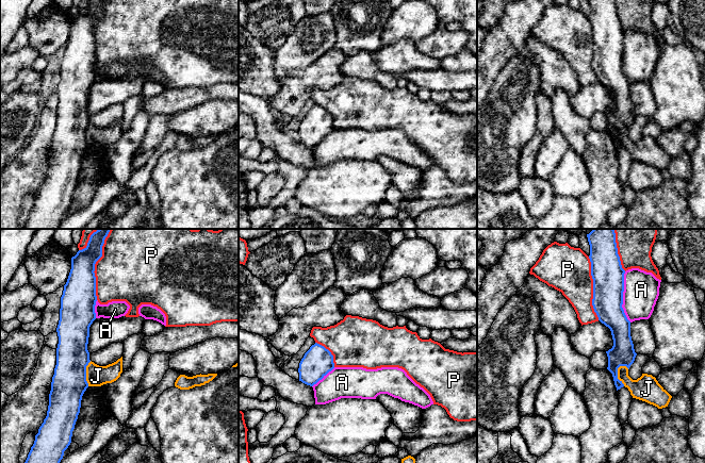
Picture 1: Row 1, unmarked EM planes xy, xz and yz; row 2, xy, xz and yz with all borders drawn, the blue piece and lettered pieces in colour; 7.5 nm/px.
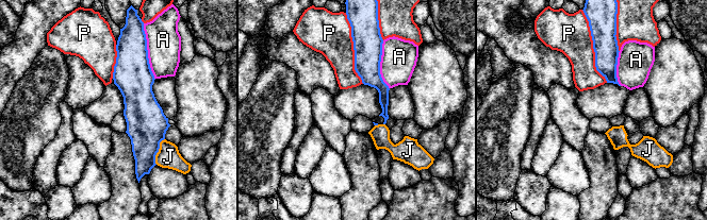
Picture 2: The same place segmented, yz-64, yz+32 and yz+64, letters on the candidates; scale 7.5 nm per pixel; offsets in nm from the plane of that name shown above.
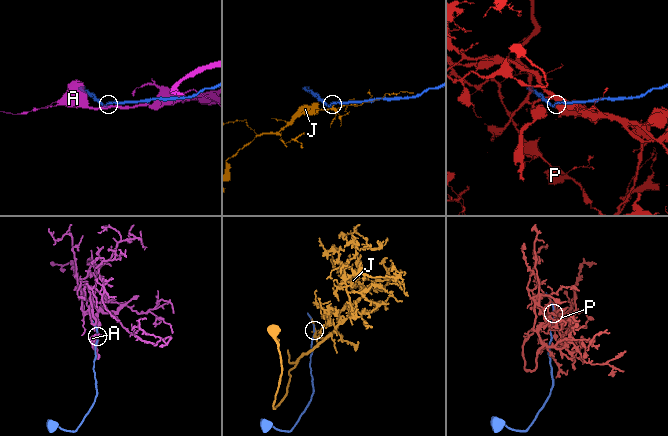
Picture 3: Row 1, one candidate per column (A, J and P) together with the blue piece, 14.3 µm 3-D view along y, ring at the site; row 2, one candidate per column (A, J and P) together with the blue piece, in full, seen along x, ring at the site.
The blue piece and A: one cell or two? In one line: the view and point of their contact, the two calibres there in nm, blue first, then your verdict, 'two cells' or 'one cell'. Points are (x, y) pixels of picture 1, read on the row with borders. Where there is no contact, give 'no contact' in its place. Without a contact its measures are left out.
yz (622, 297) | 240/280 nm | one cell

